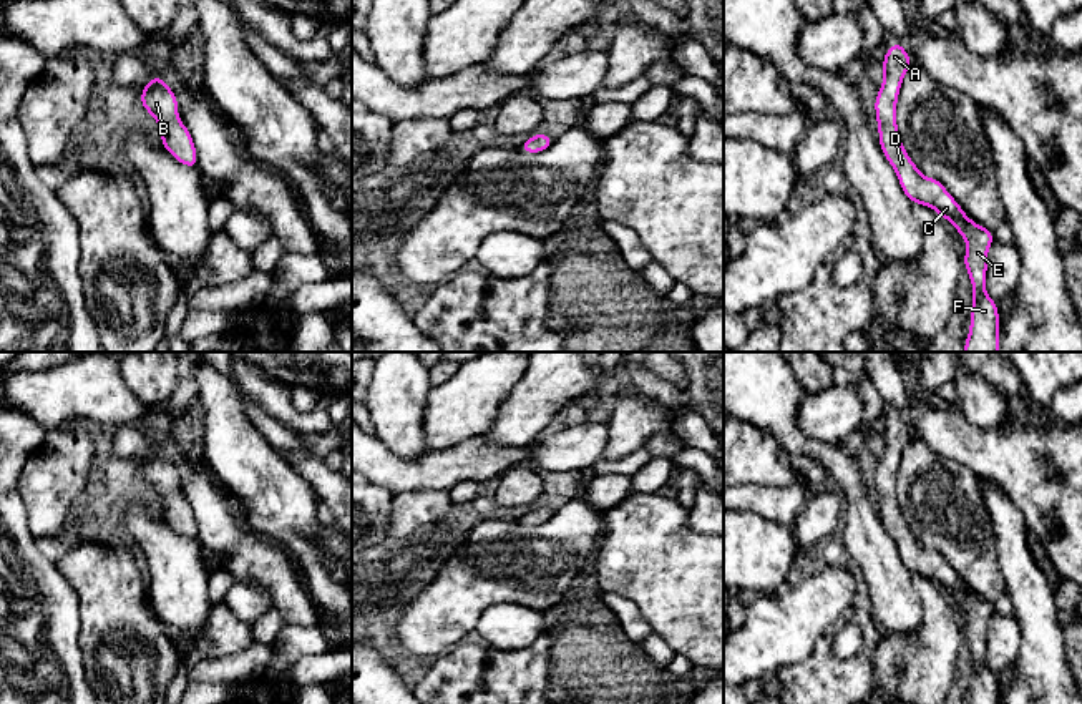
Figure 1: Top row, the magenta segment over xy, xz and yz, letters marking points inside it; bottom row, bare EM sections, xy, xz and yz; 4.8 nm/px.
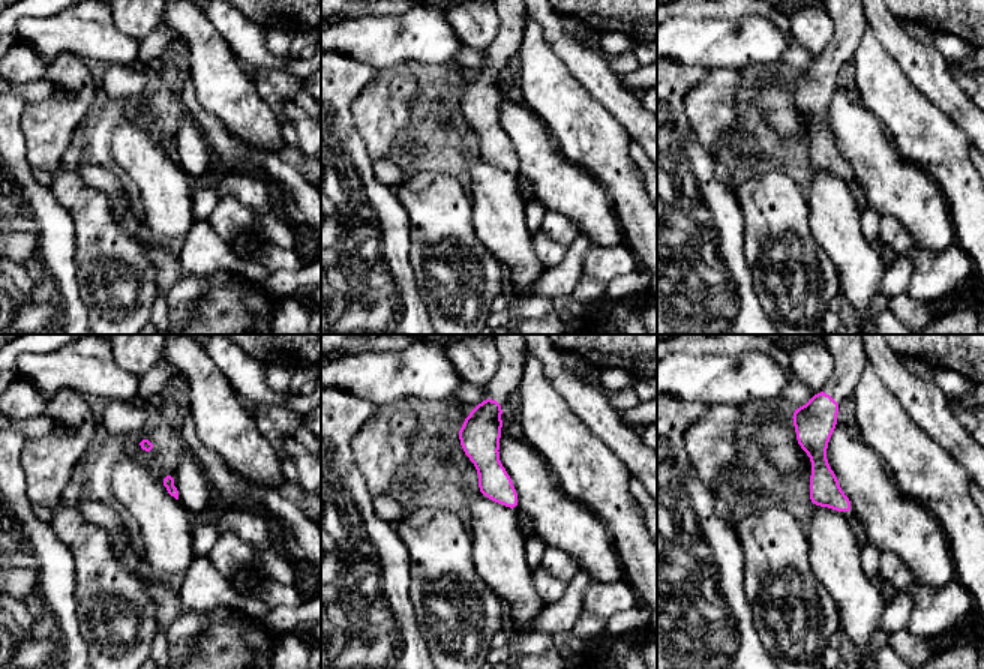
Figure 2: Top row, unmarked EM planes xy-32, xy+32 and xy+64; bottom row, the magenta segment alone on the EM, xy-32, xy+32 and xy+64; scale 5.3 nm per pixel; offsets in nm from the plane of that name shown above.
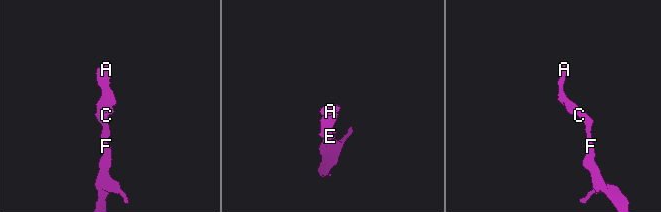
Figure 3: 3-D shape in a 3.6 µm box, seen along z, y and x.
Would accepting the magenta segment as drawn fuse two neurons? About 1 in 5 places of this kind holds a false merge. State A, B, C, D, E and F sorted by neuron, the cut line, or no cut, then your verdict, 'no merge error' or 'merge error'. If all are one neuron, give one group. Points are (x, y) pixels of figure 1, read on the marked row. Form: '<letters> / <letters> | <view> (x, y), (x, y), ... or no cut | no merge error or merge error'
A B C D E F | no cut | no merge error

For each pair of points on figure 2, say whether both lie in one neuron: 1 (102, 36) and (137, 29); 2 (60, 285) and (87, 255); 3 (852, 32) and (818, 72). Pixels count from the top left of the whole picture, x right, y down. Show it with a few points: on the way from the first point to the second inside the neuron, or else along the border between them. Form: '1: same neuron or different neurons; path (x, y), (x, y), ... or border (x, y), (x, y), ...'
1: different neurons; border (111, 15), (120, 32), (140, 42)
2: different neurons; border (74, 233), (77, 288), (83, 302)
3: same neuron; path (845, 42), (828, 62)

